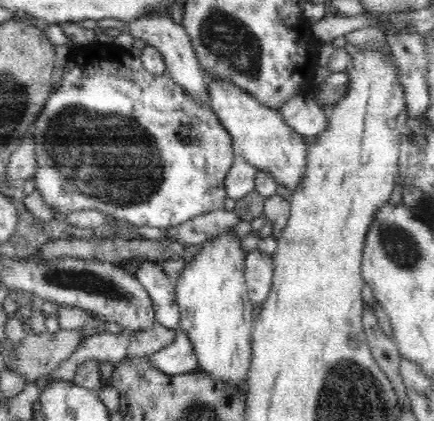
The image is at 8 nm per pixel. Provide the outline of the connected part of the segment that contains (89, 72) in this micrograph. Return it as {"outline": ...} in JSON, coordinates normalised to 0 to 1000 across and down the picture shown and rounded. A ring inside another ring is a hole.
{"outline":[[[221,100],[207,109],[191,109],[161,119],[157,147],[147,157],[143,195],[134,214],[120,214],[92,276],[78,285],[74,304],[65,314],[81,318],[76,337],[83,363],[83,409],[74,423],[83,454],[97,466],[97,475],[120,496],[122,518],[150,523],[161,504],[180,499],[228,499],[242,511],[253,508],[270,523],[286,523],[316,539],[355,537],[355,542],[403,539],[424,525],[447,520],[449,513],[475,508],[484,501],[516,496],[516,475],[523,470],[518,423],[541,380],[535,349],[535,325],[516,306],[488,254],[465,249],[449,238],[424,209],[396,192],[387,176],[353,178],[336,169],[325,138],[311,138],[297,119],[272,109],[244,109]]]}

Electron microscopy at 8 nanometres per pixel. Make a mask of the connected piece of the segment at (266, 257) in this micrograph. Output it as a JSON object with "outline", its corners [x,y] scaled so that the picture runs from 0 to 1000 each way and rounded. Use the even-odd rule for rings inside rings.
{"outline":[[[592,589],[576,596],[562,613],[562,665],[583,722],[604,722],[622,698],[629,641],[629,606],[606,601]]]}

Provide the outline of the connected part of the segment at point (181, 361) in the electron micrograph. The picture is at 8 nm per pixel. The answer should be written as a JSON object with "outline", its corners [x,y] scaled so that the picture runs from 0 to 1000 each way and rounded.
{"outline":[[[412,781],[406,803],[387,822],[346,843],[346,862],[387,891],[456,879],[456,853],[452,853],[447,824],[433,796]]]}

